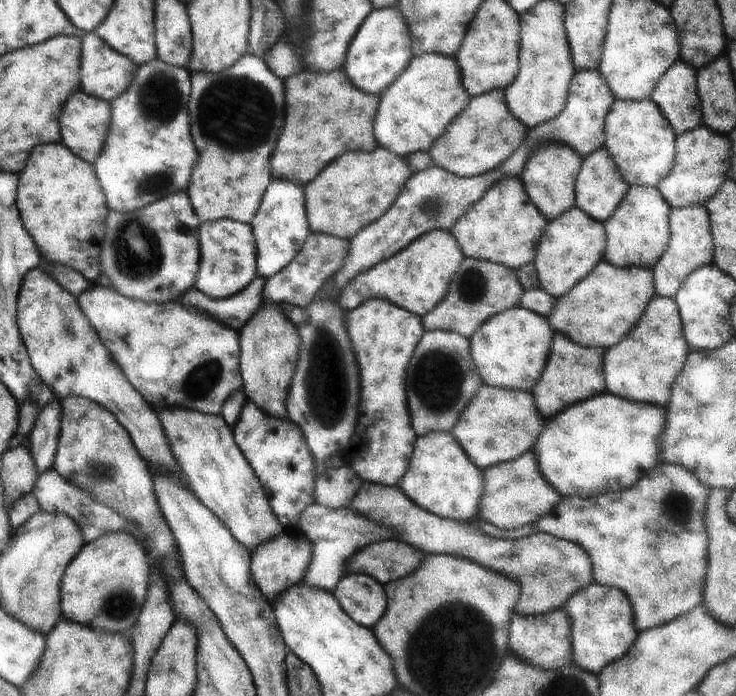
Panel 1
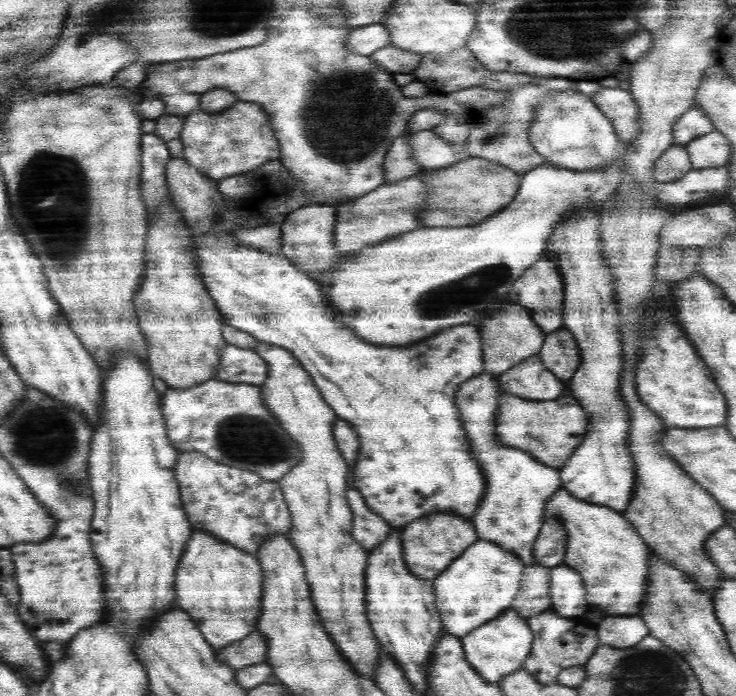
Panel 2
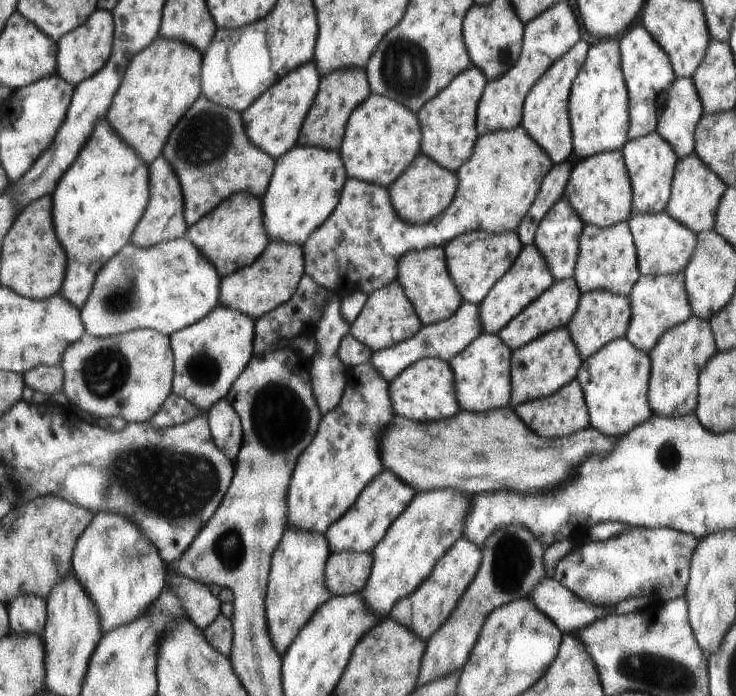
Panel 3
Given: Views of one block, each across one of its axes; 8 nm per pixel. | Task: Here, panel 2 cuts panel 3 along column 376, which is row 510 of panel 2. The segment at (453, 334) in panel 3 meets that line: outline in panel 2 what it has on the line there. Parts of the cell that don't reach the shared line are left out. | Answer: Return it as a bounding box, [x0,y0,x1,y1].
[346,488,393,552]

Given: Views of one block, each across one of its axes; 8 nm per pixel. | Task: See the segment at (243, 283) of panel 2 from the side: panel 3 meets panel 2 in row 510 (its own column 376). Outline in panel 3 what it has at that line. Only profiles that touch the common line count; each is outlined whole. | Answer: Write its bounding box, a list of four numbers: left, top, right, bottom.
[287,363,394,534]

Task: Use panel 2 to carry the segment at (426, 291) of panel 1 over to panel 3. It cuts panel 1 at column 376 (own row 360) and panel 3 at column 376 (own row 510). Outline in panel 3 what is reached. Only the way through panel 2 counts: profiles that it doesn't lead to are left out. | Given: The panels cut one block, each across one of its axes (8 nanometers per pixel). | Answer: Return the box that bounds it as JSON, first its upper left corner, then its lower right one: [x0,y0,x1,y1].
[349,280,423,352]

